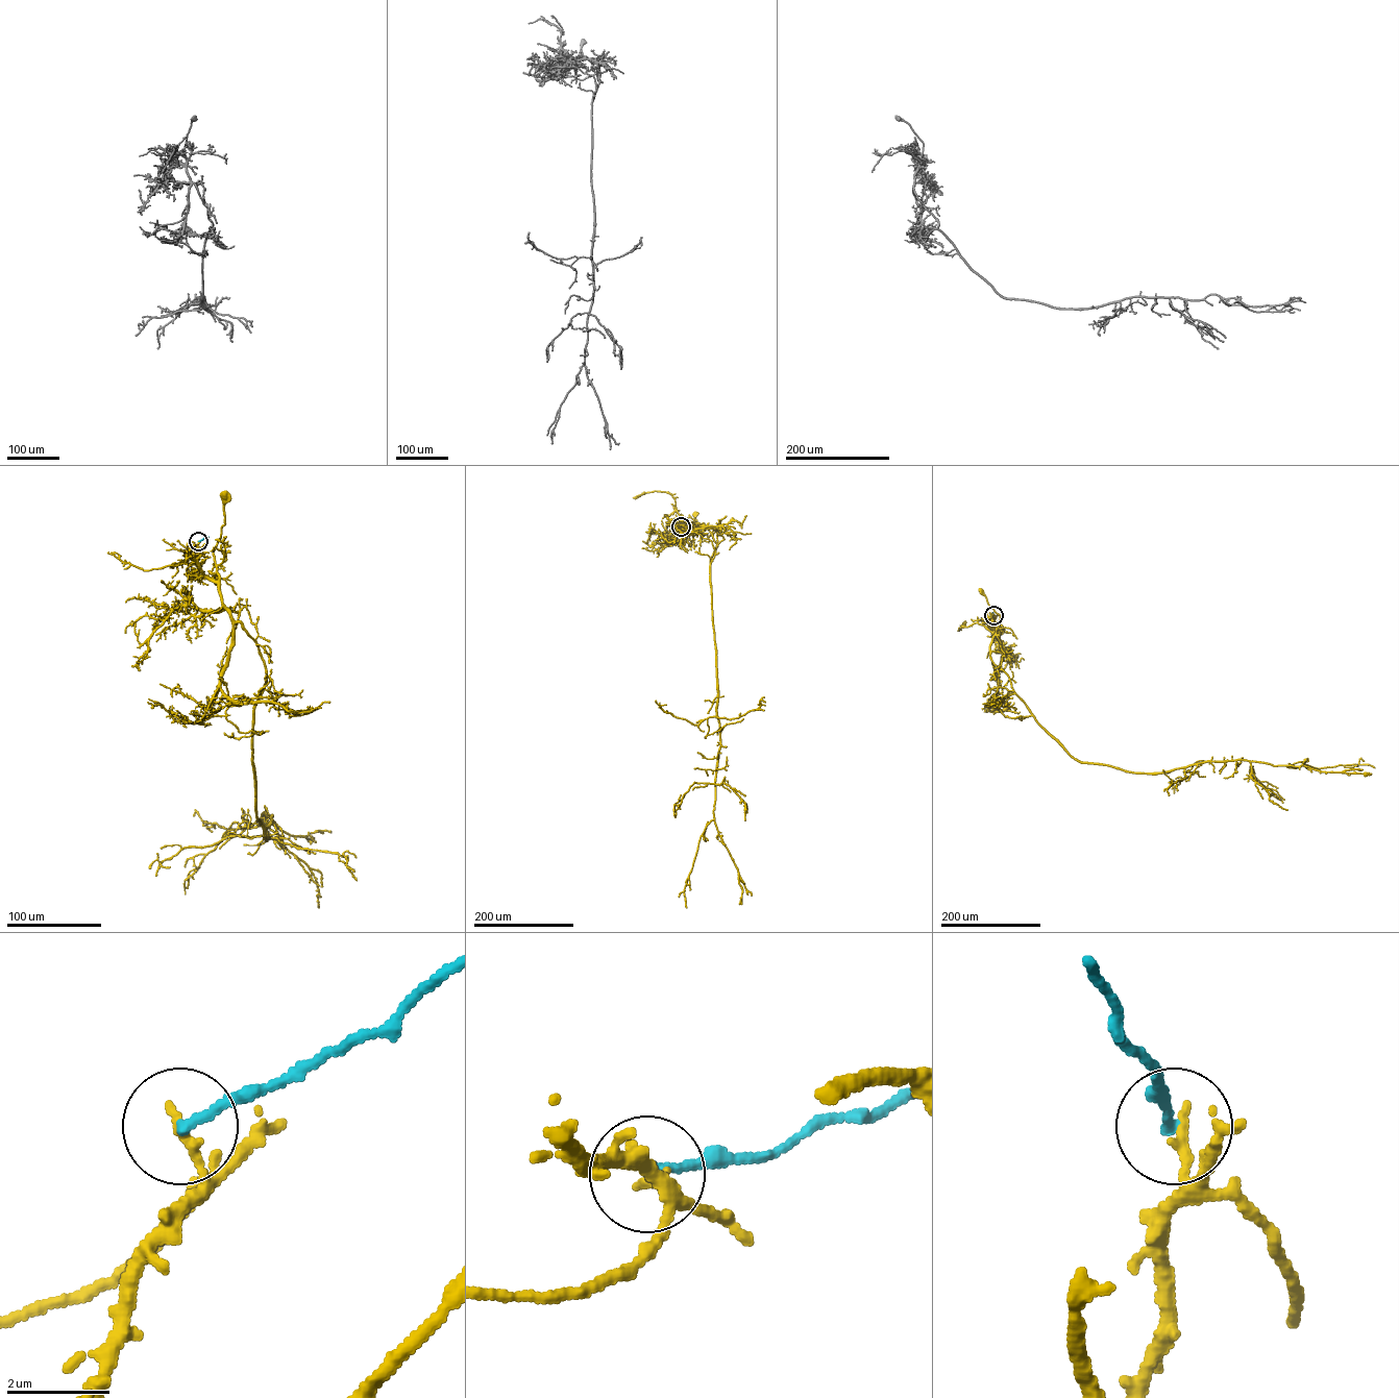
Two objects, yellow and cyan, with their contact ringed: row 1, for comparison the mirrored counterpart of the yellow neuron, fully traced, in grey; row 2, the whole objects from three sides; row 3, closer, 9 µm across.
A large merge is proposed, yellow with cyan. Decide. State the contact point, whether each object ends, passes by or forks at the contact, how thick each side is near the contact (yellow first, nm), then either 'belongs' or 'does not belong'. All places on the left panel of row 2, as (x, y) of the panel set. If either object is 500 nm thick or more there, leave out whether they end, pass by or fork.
(198, 541) | yellow ends | cyan ends | 200/180 nm | does not belong

